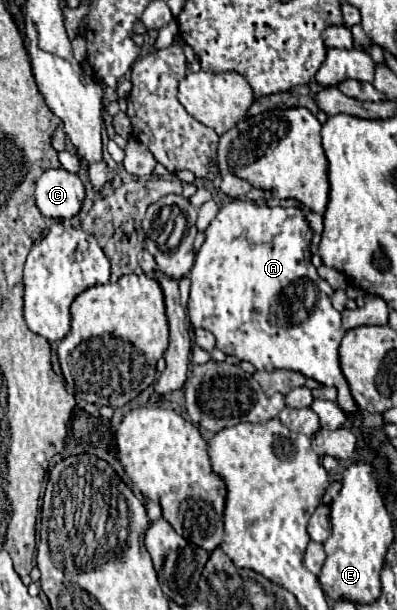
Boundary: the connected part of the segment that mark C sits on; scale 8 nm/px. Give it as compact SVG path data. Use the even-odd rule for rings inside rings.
M47 169L35 187L39 211L51 219L69 219L79 213L85 187L75 173L65 169Z

